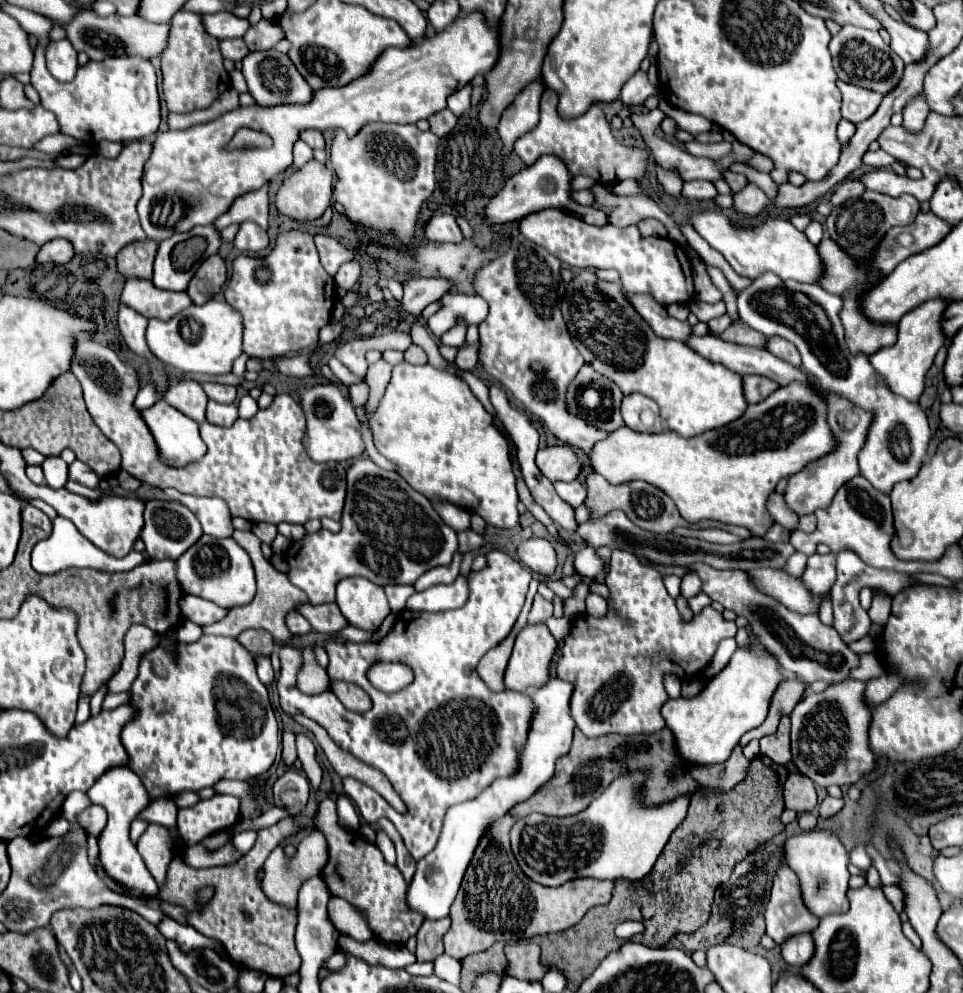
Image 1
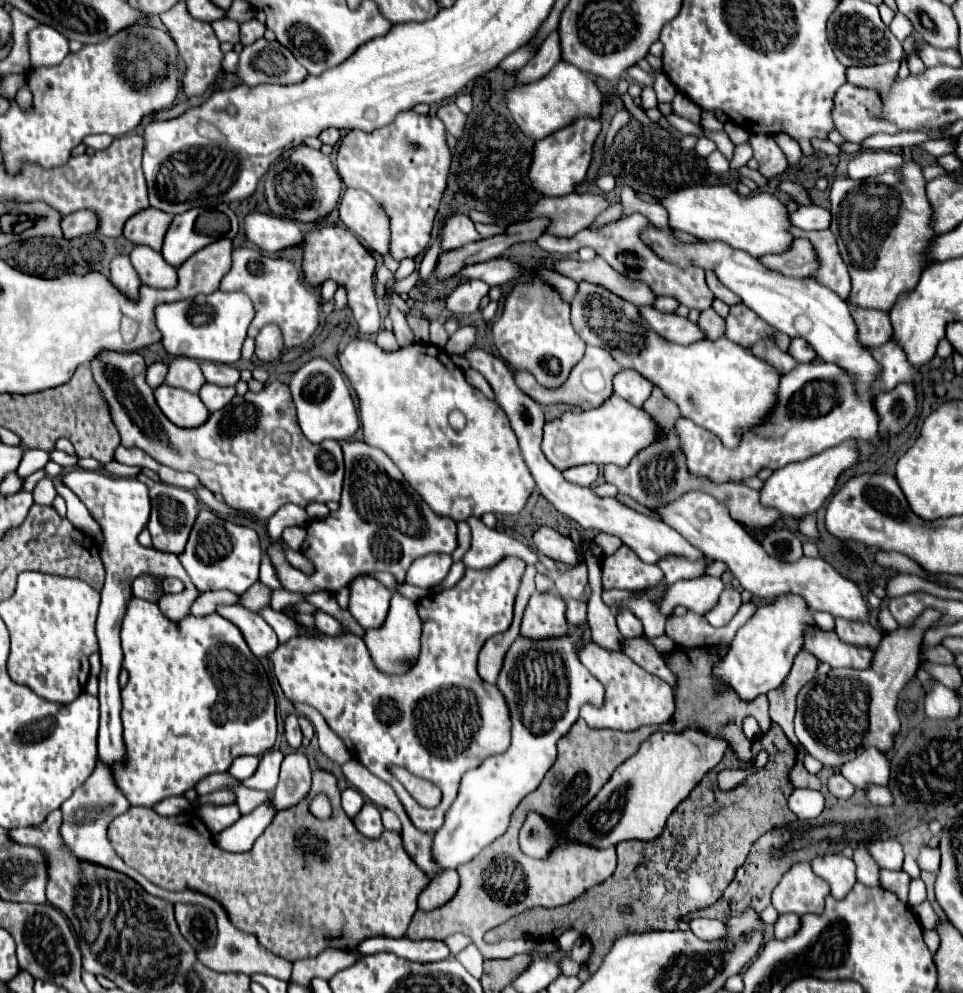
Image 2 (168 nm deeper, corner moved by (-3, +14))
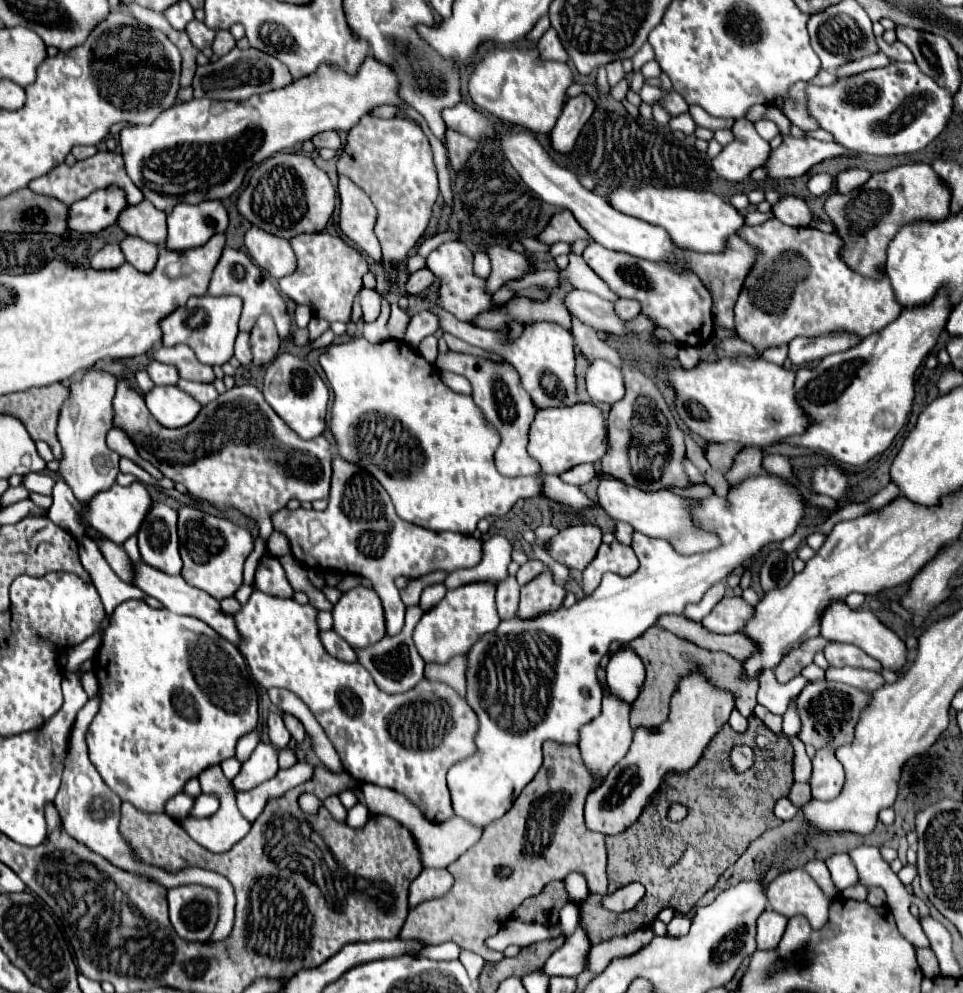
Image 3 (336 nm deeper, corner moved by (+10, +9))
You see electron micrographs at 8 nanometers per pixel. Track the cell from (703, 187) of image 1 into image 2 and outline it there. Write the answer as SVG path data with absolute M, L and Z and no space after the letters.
M715 151L707 157L707 169L715 175L723 175L723 173L729 171L729 161L719 151Z

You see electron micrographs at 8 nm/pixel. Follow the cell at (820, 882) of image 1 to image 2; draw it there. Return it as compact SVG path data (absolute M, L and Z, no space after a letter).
M823 855L811 861L813 871L825 879L831 887L835 899L845 899L845 895L855 885L855 863L845 855Z

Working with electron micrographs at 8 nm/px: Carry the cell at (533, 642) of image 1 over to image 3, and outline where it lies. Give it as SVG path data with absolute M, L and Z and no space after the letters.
M546 570L538 578L530 580L522 586L520 594L520 618L534 618L534 614L542 614L544 610L558 610L566 596L564 586L556 584L552 574Z

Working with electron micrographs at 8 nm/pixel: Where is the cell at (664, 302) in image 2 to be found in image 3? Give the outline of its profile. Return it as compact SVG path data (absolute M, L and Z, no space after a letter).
M618 300L614 302L614 312L618 318L632 320L634 316L640 314L640 304L636 300Z

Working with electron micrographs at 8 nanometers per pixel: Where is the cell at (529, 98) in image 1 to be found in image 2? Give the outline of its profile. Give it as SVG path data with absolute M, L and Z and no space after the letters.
M555 31L555 33L551 33L551 35L543 41L543 45L541 45L541 49L535 53L535 57L513 75L513 77L515 77L515 83L527 85L527 83L531 83L531 81L539 81L539 79L545 77L545 75L555 67L555 63L559 63L559 61L561 61L561 57L559 57L559 35L557 35L557 31Z

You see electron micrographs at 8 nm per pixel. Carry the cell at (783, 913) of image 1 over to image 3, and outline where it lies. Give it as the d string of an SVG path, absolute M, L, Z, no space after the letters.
M794 868L794 870L782 872L778 878L774 878L768 884L766 894L768 894L768 906L772 906L772 910L780 912L786 918L792 918L796 914L806 916L810 926L814 926L816 930L822 928L828 922L828 906L830 906L830 902L828 902L824 892L818 888L818 884L812 880L812 876L804 868Z

